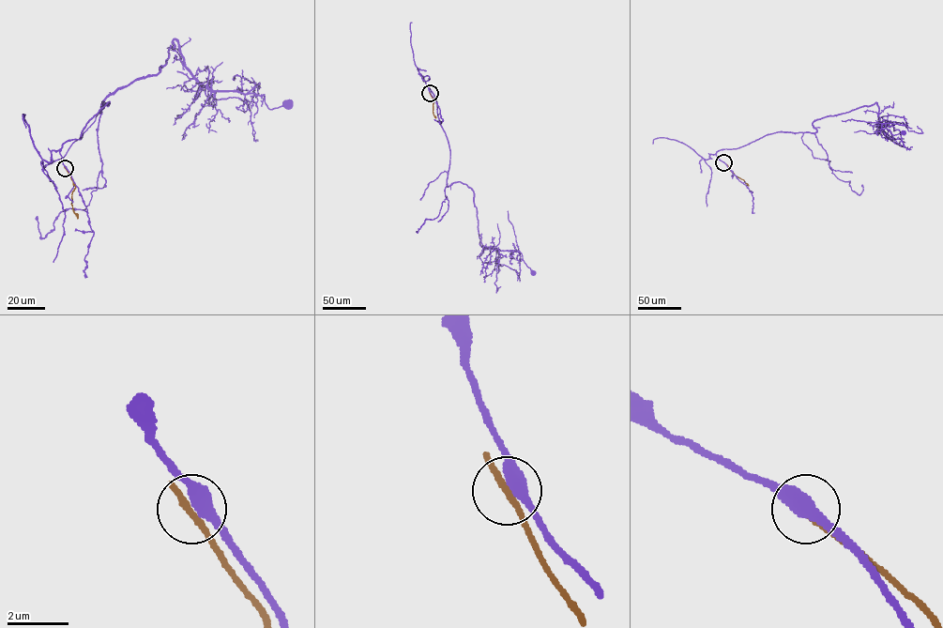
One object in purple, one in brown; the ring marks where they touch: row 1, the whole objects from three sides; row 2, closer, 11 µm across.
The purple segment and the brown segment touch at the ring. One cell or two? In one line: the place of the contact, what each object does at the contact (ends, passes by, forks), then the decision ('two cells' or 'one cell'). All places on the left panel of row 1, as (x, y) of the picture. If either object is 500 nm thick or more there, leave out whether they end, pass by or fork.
at (65, 168); purple passes by; brown passes by; two cells

